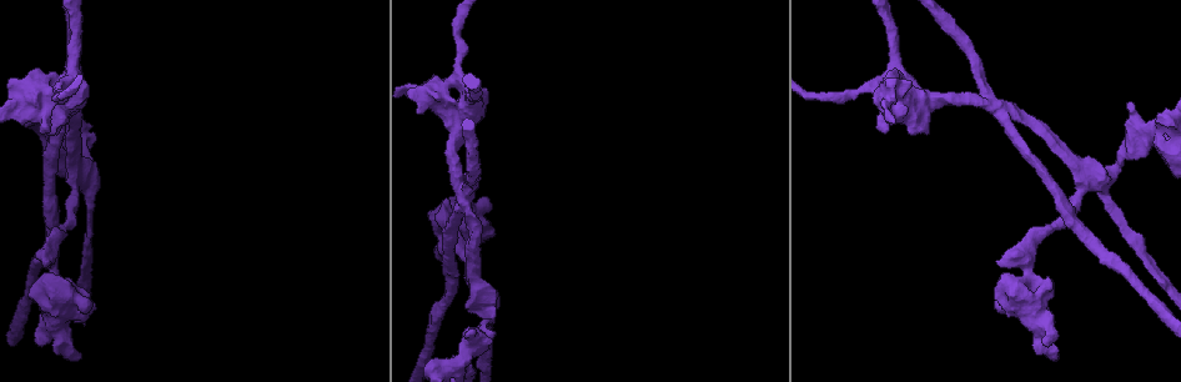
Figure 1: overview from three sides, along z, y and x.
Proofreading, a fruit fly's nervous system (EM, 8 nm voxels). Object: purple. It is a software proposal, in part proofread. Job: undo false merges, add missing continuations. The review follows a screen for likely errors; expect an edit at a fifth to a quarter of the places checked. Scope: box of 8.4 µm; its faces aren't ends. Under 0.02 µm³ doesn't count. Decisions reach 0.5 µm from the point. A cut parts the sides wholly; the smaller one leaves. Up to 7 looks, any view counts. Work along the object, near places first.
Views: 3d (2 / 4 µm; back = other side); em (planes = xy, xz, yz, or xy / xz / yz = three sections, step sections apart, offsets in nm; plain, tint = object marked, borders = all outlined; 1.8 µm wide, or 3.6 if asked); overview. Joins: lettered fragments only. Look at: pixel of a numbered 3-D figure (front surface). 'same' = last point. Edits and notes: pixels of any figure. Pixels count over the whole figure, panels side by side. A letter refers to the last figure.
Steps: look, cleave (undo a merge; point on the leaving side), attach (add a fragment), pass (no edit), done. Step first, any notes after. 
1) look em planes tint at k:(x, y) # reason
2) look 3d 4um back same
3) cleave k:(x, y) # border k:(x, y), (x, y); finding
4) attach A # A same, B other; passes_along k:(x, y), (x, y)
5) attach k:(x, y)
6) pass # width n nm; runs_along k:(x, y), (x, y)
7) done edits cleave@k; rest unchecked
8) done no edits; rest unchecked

look em planes borders at 1:(1083, 181) # thick turns thin

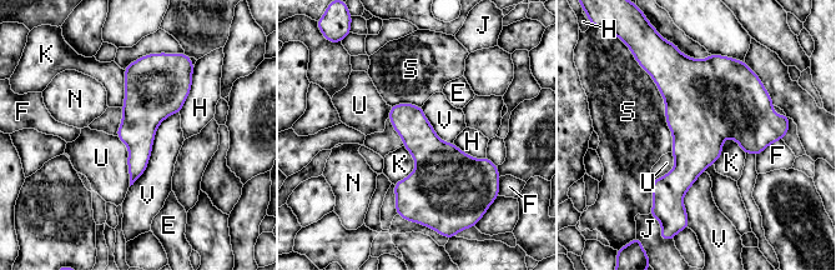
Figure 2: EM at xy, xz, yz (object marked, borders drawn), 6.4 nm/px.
pass # E other, F other, H other, J other, K other, N other, S other, U other, V other; border 2:(179, 111), (157, 128), (130, 186); continuous, no second neuron

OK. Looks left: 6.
look em planes borders at 1:(989, 106) # arms part here

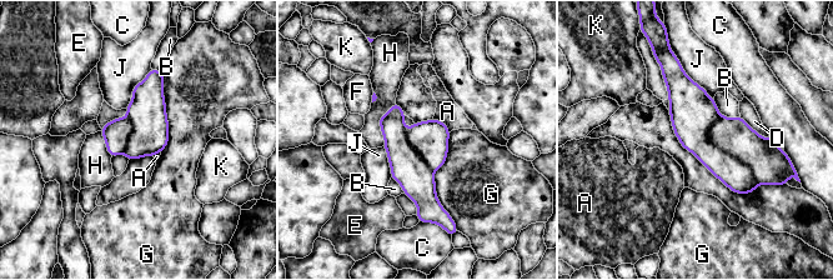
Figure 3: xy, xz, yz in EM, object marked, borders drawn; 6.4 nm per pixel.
pass # width 320 nm; longest_contact G 550 nm; A other, B other, C other, D other, E other, F other, G other, H other, J other, K other; one neuron here

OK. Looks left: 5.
look em yz step 16 borders at 1:(38, 98) # small branch off a trunk

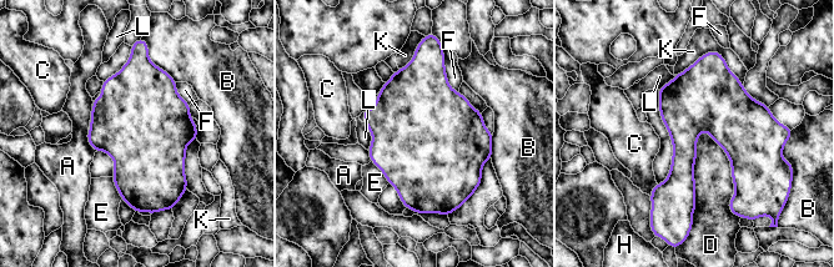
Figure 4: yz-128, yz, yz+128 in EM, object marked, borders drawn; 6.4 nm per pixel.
pass # A other, B other, C other, D other, E other, F other, H other, K other, L other; border 4:(704, 129), (697, 140), (692, 215); one neuron here

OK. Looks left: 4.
done no edits; rest unchecked

